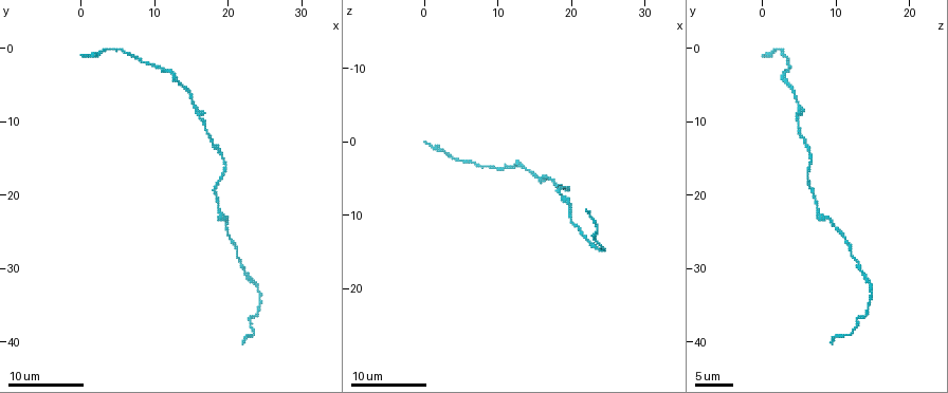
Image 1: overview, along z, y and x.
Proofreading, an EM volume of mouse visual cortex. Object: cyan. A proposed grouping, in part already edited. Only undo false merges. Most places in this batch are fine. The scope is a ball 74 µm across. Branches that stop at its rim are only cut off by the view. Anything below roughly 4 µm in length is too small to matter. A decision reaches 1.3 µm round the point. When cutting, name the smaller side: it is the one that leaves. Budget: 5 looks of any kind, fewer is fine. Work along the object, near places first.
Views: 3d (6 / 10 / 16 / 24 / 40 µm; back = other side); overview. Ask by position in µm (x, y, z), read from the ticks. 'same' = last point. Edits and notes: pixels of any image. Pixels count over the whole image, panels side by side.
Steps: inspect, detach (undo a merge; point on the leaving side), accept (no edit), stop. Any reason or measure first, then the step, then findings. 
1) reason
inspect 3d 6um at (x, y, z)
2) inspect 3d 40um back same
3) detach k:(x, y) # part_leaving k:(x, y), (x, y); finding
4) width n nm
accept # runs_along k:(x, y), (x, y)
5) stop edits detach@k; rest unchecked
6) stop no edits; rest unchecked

thick turns thin
inspect 3d 10um at (15.5, 8.0, 5.0)

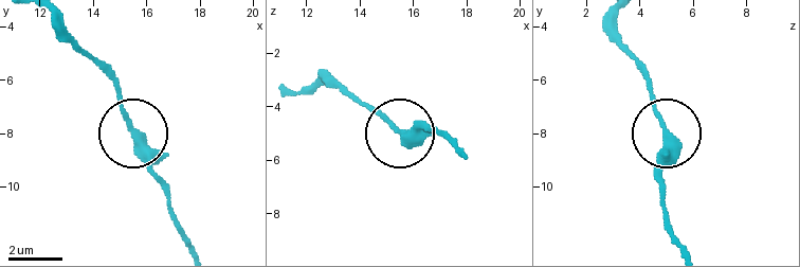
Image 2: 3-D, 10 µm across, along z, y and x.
accept # runs_along 2:(683, 244), (662, 203), (667, 128), (637, 69); continuous, no second neuron

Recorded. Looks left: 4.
sudden change in width
inspect 3d 10um at (18.0, 12.5, 5.5)

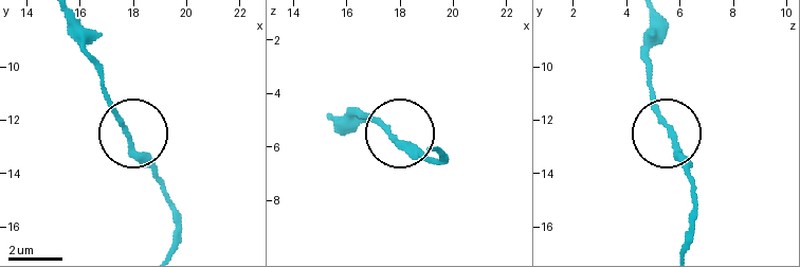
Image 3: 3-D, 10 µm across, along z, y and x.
accept # all the same neuron

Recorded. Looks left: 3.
sudden change in width
inspect 3d 10um at (18.5, 21.5, 7.5)

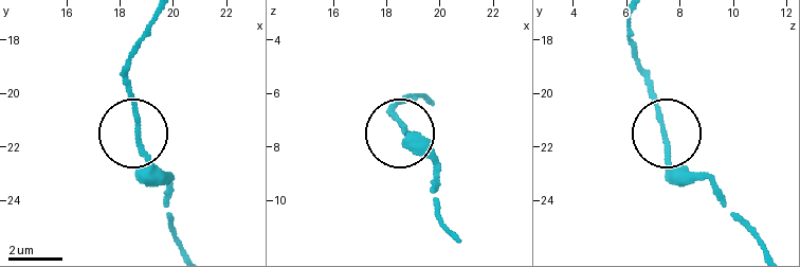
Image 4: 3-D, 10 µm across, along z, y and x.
accept # runs_along 4:(630, 22), (667, 150), (689, 175); continuous, no second neuron

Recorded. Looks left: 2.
stop no edits; rest unchecked

